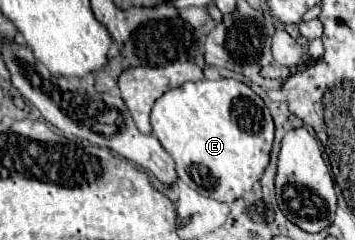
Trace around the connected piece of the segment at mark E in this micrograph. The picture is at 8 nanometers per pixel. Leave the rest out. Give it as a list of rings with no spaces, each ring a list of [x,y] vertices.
[[[203,79],[167,91],[153,105],[151,127],[173,157],[179,179],[221,203],[233,203],[261,179],[269,165],[275,133],[263,99],[235,79]]]

